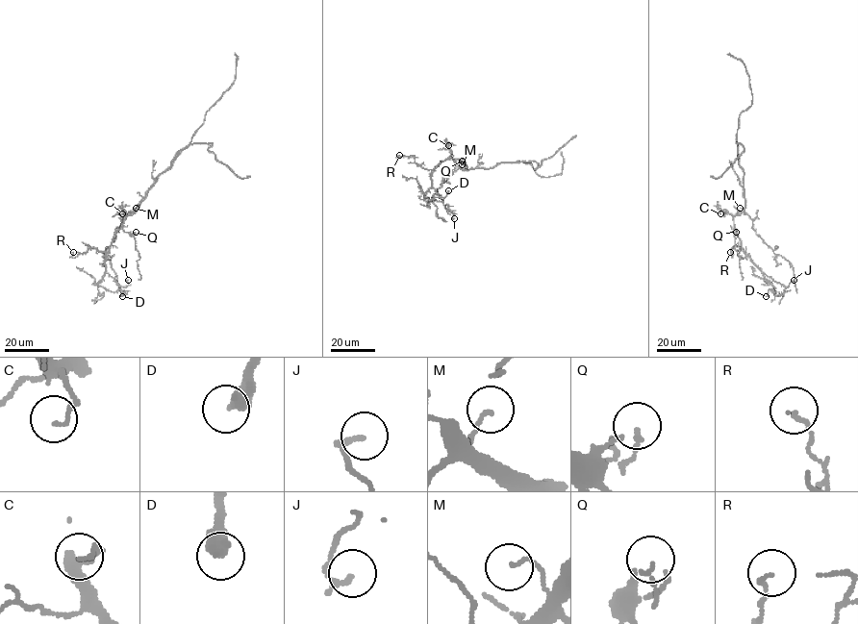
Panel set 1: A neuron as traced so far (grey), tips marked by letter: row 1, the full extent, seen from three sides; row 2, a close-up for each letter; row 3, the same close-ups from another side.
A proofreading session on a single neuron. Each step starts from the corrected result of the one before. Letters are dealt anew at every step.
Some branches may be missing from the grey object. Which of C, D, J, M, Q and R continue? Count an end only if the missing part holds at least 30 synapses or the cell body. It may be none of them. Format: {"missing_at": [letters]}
{"missing_at": []}

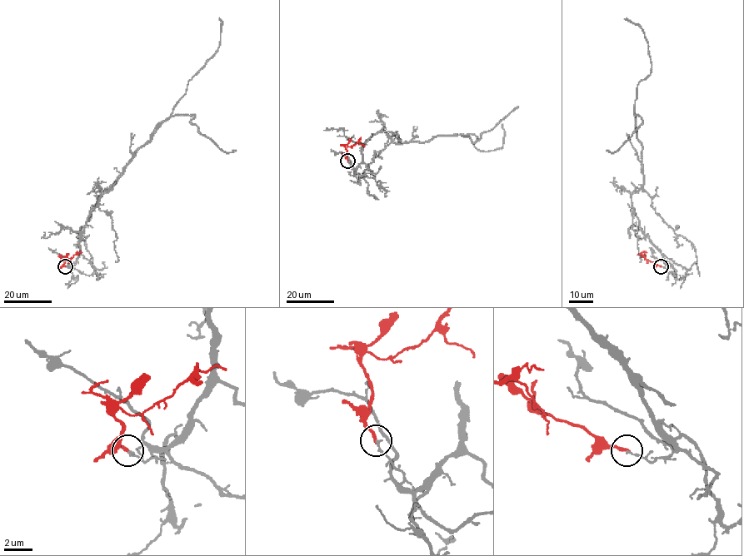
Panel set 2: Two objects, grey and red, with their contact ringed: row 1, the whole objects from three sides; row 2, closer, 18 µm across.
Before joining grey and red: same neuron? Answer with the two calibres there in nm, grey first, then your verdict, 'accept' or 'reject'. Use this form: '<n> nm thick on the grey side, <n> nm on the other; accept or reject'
150 nm thick on the grey side, 220 nm on the other; reject

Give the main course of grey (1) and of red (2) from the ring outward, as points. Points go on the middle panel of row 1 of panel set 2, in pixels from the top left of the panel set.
1: (347, 161), (354, 169), (362, 146), (381, 131), (396, 143), (456, 134), (494, 151), (503, 143), (501, 124)
2: (347, 161), (346, 146), (350, 147), (358, 142), (365, 146)

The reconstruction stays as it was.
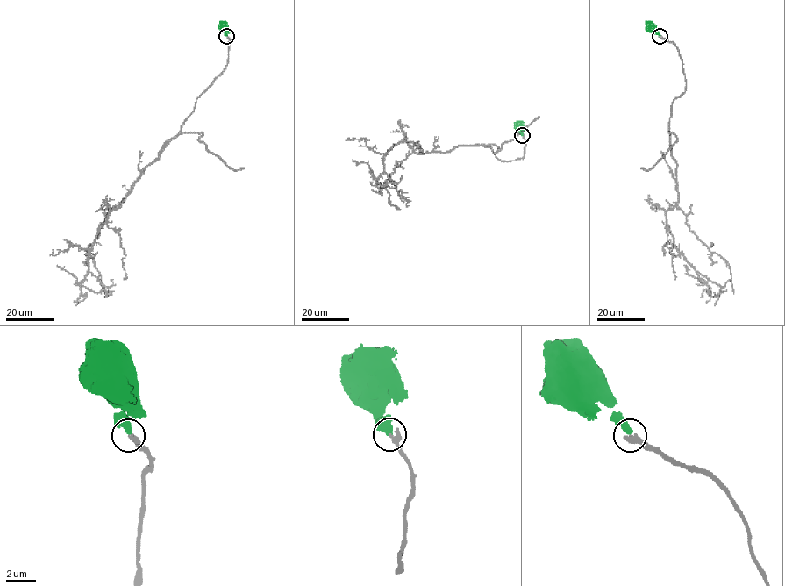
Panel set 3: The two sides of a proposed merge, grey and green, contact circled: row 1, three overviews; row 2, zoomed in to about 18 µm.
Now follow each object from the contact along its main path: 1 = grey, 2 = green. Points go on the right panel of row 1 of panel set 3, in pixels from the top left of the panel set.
1: (660, 36), (676, 48), (685, 76), (668, 125), (678, 202), (666, 224), (710, 287), (701, 296)
2: (660, 36), (650, 25)

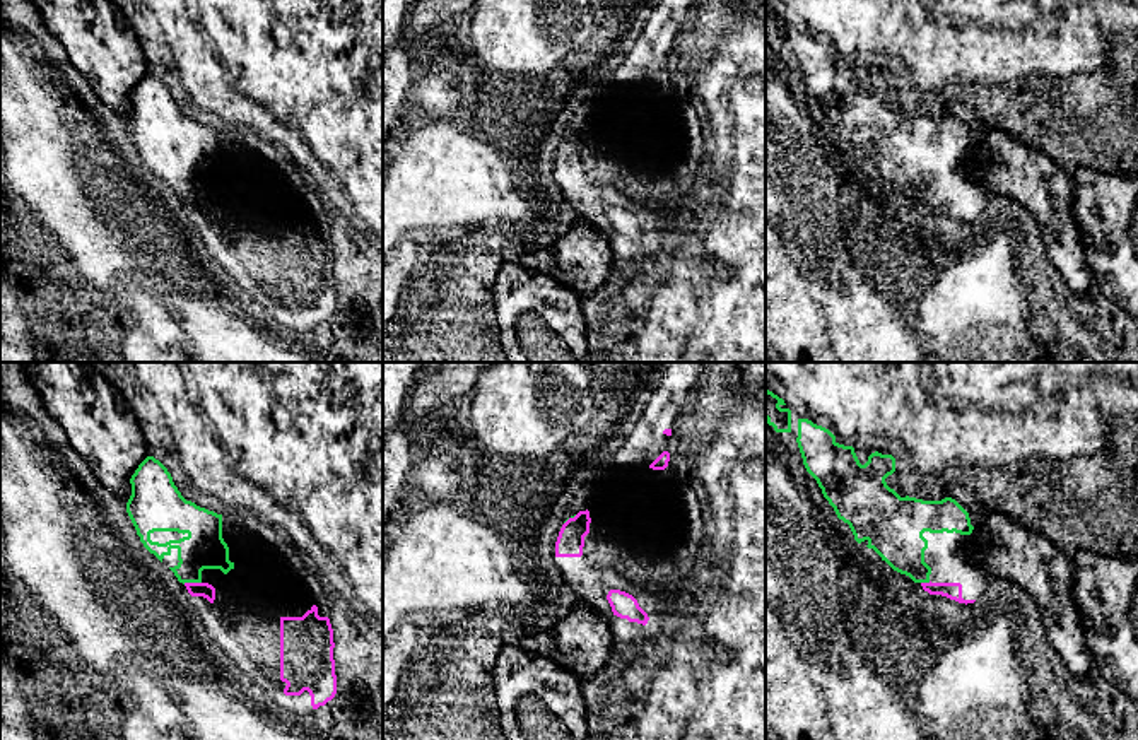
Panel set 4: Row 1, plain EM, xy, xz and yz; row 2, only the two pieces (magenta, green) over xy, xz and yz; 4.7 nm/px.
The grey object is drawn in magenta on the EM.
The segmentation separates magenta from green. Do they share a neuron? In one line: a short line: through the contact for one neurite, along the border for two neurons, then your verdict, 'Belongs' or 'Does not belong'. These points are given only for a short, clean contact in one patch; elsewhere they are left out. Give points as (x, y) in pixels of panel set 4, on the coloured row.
Belongs

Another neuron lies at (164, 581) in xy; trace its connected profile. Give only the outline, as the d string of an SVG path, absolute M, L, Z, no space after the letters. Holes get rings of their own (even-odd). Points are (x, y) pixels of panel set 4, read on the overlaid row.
M161 562L159 573L152 579L152 596L154 598L171 598L178 584L174 573Z

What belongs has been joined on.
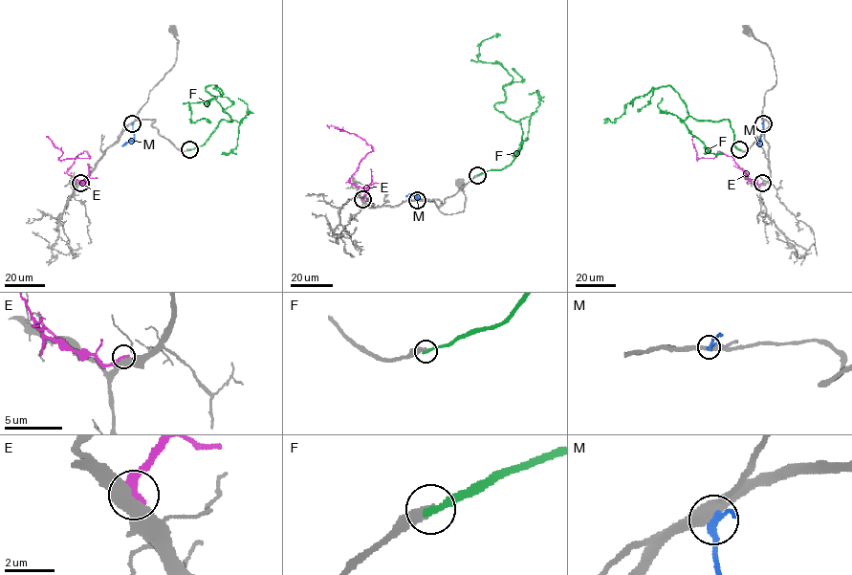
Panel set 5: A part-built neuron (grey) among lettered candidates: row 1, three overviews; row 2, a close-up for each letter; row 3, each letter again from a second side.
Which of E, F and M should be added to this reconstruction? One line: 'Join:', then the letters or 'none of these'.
Join: none of these

